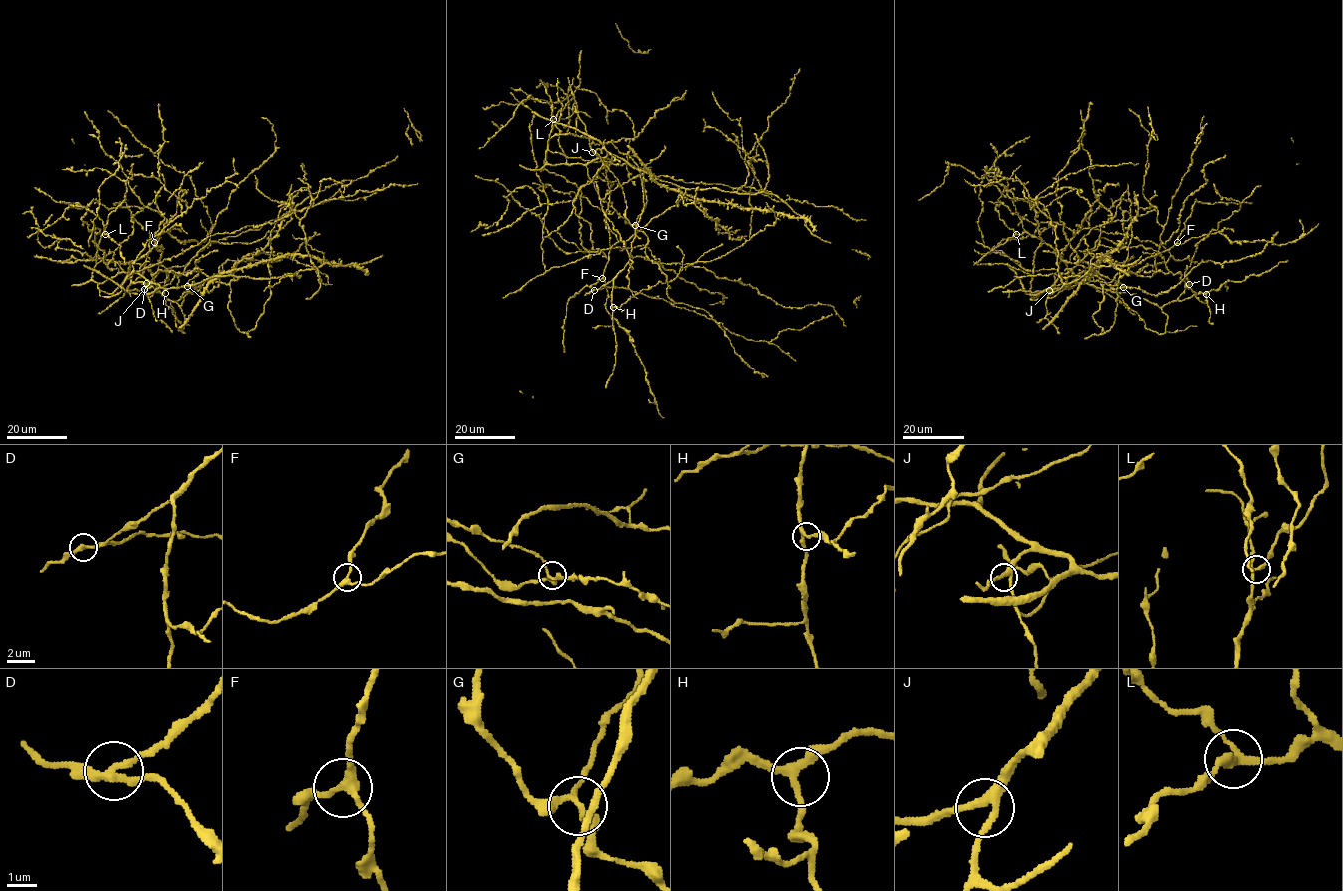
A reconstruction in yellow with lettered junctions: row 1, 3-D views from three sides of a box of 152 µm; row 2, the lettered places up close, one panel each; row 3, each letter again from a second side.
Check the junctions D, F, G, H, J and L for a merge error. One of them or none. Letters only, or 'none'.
D

